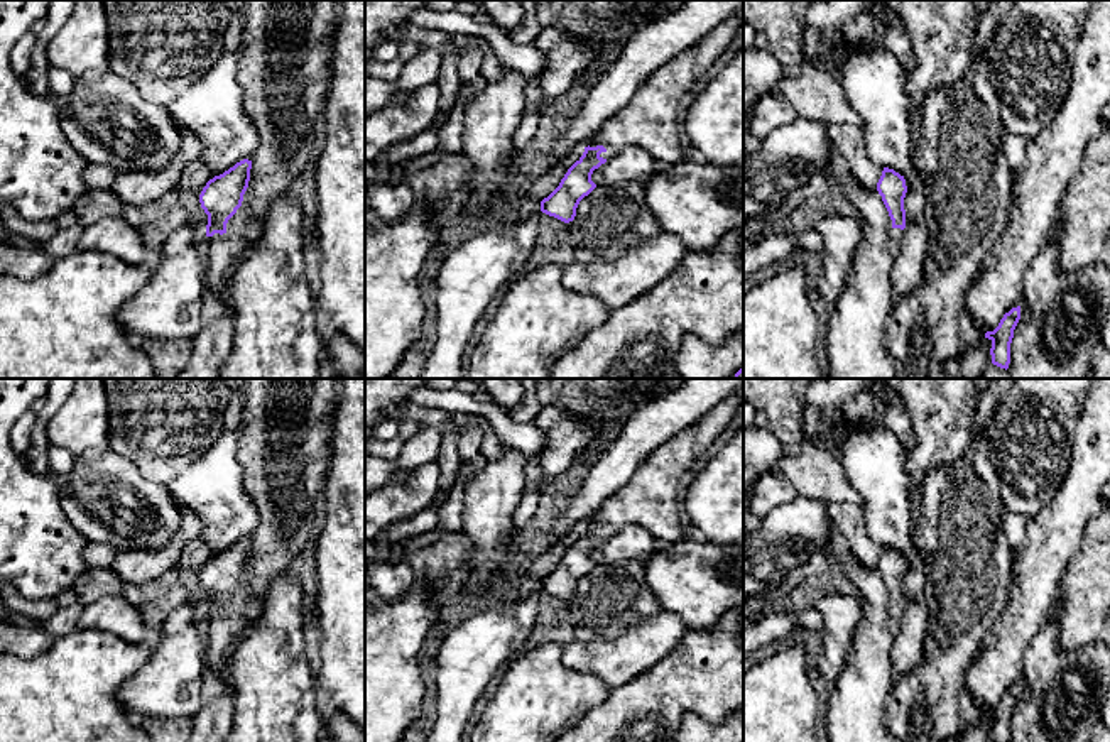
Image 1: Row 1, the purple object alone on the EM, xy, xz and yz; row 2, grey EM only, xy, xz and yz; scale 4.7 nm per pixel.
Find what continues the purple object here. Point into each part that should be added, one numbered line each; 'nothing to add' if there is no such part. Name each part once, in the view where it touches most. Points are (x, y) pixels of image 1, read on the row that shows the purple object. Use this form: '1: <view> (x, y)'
1: yz (855, 343)

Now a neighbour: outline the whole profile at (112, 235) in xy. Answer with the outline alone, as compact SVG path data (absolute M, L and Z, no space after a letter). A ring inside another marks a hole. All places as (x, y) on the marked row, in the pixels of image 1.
M122 216L101 218L86 226L79 237L78 248L103 252L133 267L152 264L152 250L147 247L144 235Z

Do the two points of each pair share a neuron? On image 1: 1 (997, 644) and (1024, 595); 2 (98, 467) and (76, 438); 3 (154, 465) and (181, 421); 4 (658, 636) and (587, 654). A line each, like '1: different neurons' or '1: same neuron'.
1: same neuron
2: different neurons
3: same neuron
4: same neuron

